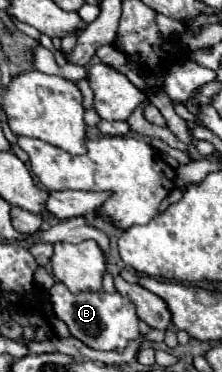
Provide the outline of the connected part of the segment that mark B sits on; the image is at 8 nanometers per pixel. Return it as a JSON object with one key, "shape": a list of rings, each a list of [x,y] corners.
{"shape":[[[56,281],[54,287],[48,291],[48,301],[52,305],[54,315],[66,323],[70,335],[84,345],[100,351],[124,351],[130,341],[138,339],[138,315],[136,309],[126,297],[120,293],[106,293],[100,291],[86,291],[86,293],[70,293],[64,283]]]}

